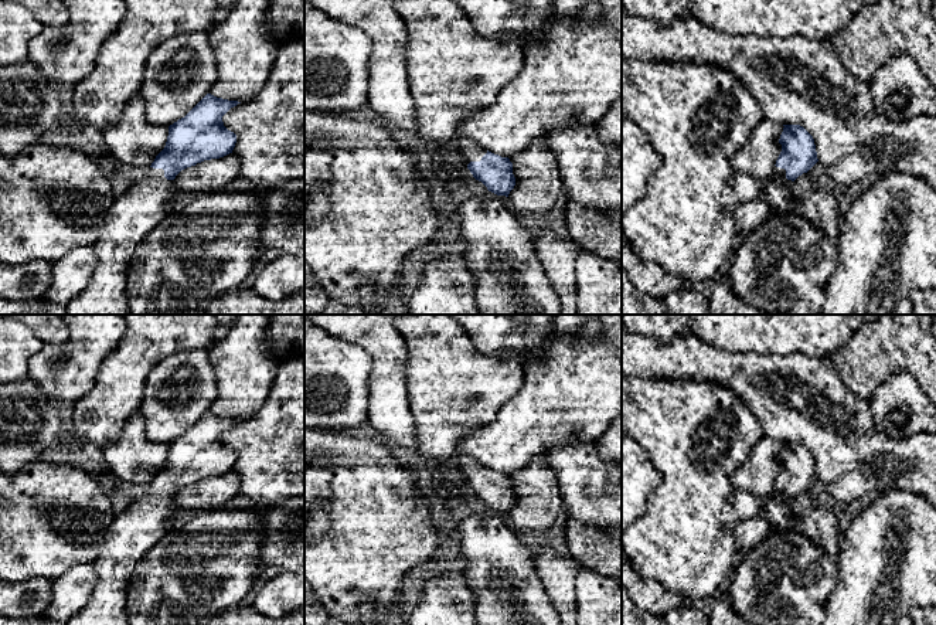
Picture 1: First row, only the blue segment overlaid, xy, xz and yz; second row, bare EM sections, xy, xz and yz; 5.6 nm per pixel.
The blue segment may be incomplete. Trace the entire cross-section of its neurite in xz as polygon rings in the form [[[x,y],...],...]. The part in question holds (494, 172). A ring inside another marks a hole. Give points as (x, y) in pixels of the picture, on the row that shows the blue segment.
[[[459,137],[457,146],[469,162],[467,169],[473,177],[481,181],[489,191],[508,197],[515,186],[510,159],[494,154],[467,137]]]

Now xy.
[[[207,94],[184,118],[169,126],[164,149],[156,156],[147,171],[139,174],[135,183],[115,198],[108,211],[98,240],[91,247],[96,257],[96,268],[86,286],[68,302],[67,315],[130,315],[126,276],[136,247],[177,207],[174,179],[181,170],[232,153],[236,135],[224,126],[222,116],[238,103],[241,102]]]

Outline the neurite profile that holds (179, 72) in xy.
[[[191,31],[160,43],[144,67],[140,99],[147,122],[170,126],[184,118],[218,78],[208,31]]]

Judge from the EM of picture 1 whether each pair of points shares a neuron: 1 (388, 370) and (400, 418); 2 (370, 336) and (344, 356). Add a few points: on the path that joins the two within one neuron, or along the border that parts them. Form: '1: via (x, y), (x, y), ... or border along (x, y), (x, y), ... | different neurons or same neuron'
1: via (388, 381), (388, 407) | same neuron
2: border along (327, 332), (360, 346), (368, 355), (368, 377) | different neurons

